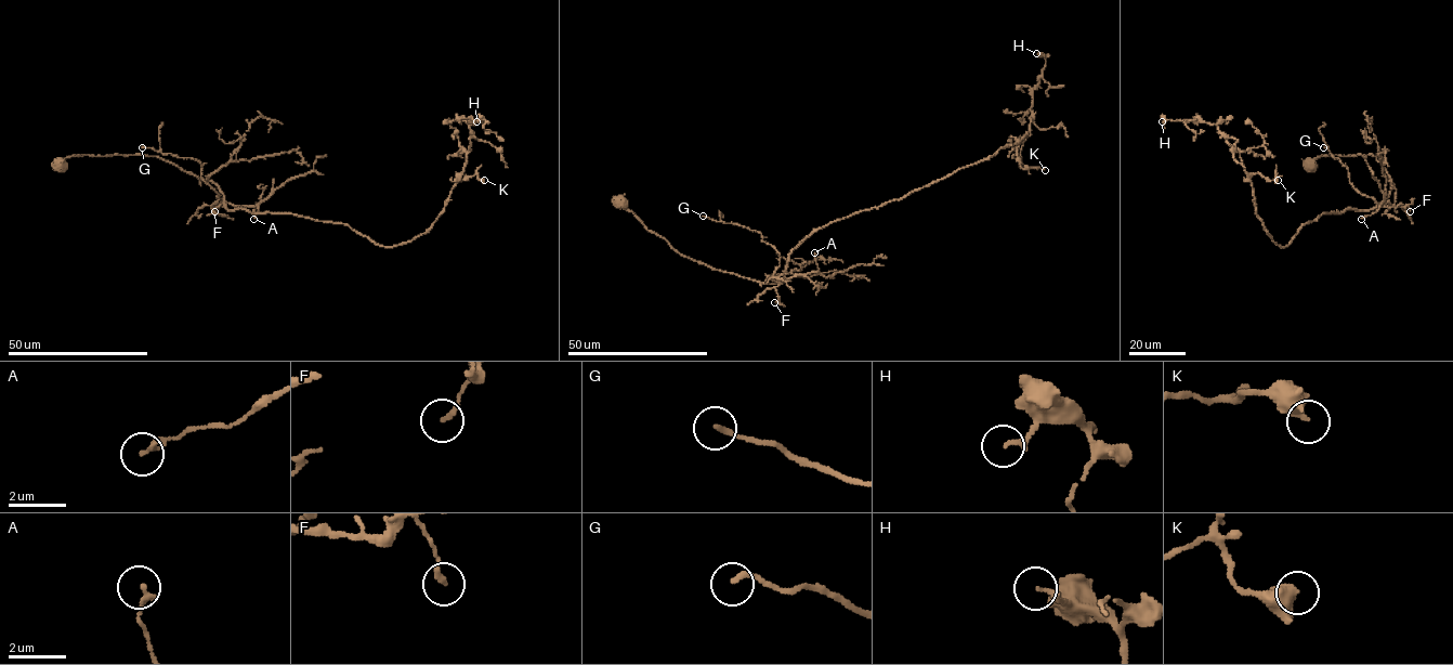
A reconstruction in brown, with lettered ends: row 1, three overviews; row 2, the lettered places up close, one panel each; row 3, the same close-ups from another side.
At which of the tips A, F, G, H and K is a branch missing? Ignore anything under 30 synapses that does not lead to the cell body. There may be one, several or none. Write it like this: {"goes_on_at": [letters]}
{"goes_on_at": []}

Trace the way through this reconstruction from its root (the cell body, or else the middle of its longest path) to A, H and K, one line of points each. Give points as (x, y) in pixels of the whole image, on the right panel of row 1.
A: (1309, 166), (1322, 156), (1371, 154), (1380, 159), (1391, 179), (1388, 200), (1361, 219)
H: (1309, 166), (1376, 156), (1388, 200), (1322, 213), (1281, 247), (1218, 127), (1162, 121)
K: (1309, 166), (1376, 156), (1388, 200), (1322, 213), (1281, 247), (1248, 177), (1278, 180)

